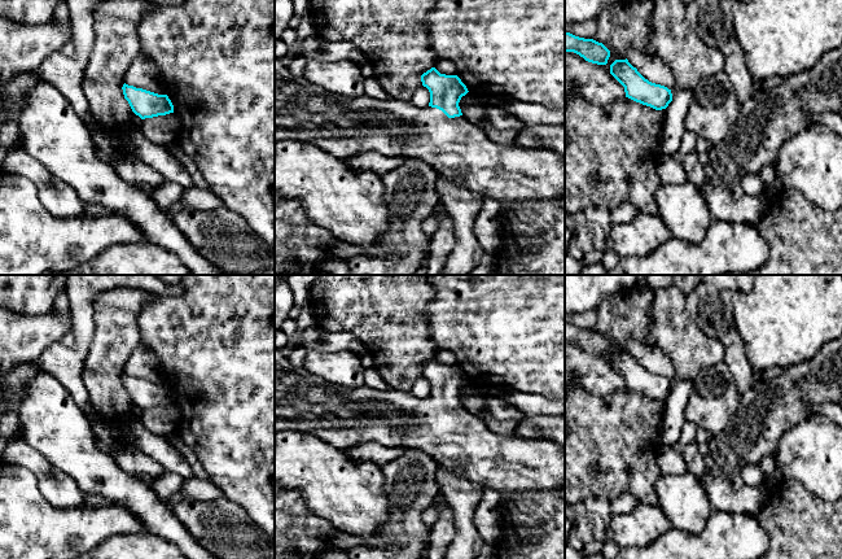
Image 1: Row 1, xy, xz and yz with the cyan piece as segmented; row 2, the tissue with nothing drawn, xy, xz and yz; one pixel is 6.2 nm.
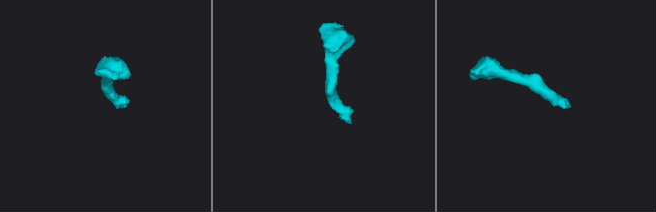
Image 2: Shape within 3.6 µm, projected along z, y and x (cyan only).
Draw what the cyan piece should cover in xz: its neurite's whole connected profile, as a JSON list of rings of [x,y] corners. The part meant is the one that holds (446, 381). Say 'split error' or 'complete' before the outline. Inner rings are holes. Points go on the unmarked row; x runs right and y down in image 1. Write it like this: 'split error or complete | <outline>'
split error | [[[275,349],[275,431],[295,431],[316,436],[338,450],[355,445],[378,444],[389,449],[417,449],[439,466],[461,472],[468,480],[496,490],[501,497],[518,492],[565,489],[565,446],[541,437],[501,436],[491,432],[482,419],[462,406],[459,393],[469,381],[457,366],[440,364],[431,358],[421,366],[430,383],[430,393],[417,397],[412,392],[377,390],[369,387],[346,388],[294,367]]]

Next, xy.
complete | [[[126,374],[122,380],[132,402],[141,410],[174,403],[174,396],[167,385],[158,385]]]

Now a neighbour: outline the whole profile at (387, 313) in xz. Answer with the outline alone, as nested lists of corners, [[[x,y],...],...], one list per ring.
[[[319,275],[311,285],[307,306],[317,327],[330,332],[350,332],[365,345],[374,359],[373,367],[389,389],[412,392],[413,384],[422,376],[421,366],[438,351],[426,319],[426,305],[433,298],[434,289],[426,275]]]

